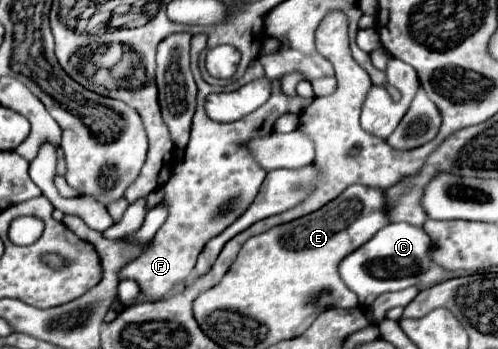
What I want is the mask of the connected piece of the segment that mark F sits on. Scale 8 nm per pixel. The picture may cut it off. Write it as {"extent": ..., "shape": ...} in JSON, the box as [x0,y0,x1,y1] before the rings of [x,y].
{"extent":[119,35,313,301],"shape":[[[195,35],[191,41],[191,69],[199,87],[197,95],[197,111],[193,117],[191,127],[191,139],[183,155],[183,163],[173,167],[171,179],[165,183],[163,201],[161,205],[167,207],[167,221],[157,231],[157,235],[151,239],[147,249],[129,261],[119,271],[119,281],[133,279],[137,281],[141,293],[147,301],[159,301],[163,299],[175,285],[183,283],[197,261],[197,255],[205,247],[205,243],[213,237],[217,237],[223,229],[227,229],[239,215],[245,213],[245,209],[255,199],[267,171],[253,159],[249,141],[255,137],[265,137],[273,131],[275,121],[285,113],[303,113],[313,99],[305,97],[289,97],[281,91],[281,81],[273,81],[273,93],[265,105],[261,105],[257,111],[249,113],[249,119],[239,119],[233,123],[219,123],[207,117],[205,113],[205,99],[213,91],[223,91],[223,87],[207,85],[199,71],[199,53],[207,49],[207,35]]]}

